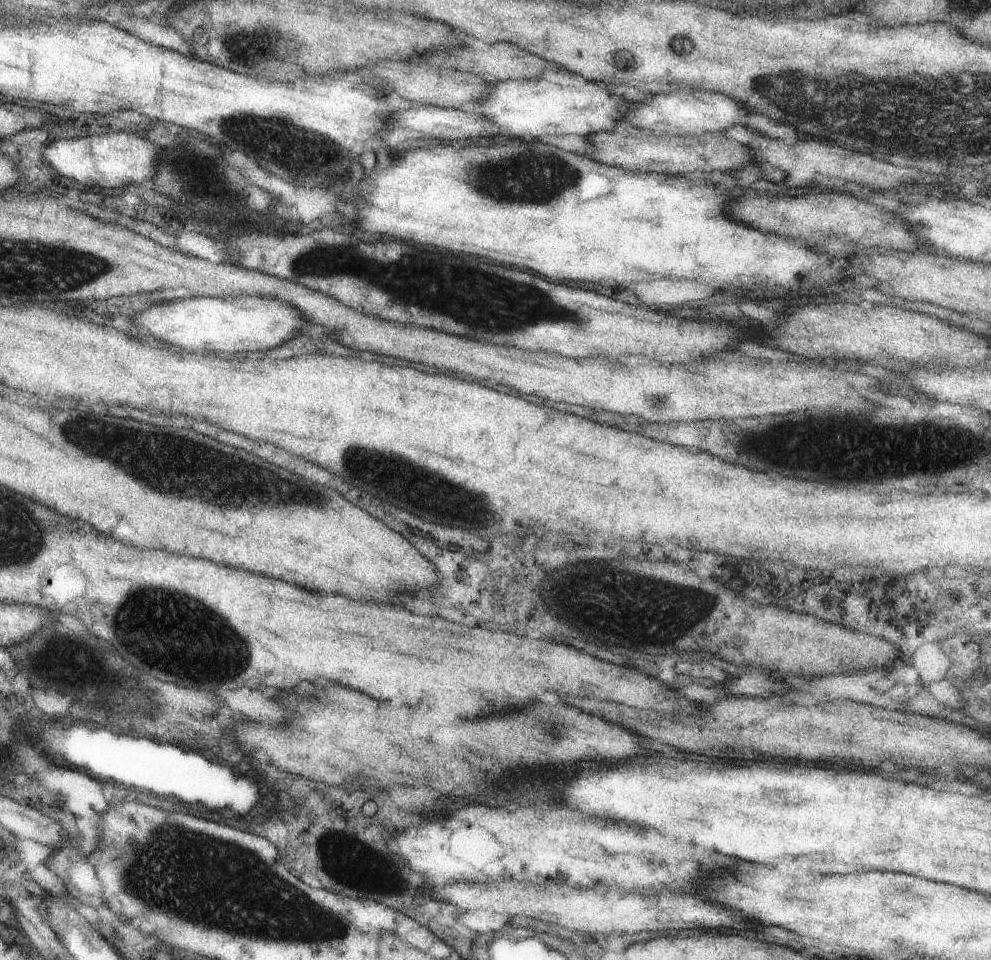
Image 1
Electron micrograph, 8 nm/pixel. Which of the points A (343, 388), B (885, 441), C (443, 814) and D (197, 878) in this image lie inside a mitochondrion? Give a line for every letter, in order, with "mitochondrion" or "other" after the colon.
A: other
B: mitochondrion
C: other
D: mitochondrion

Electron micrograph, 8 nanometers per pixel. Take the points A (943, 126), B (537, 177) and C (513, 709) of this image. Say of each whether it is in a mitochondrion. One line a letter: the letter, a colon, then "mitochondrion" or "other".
A: mitochondrion
B: mitochondrion
C: other

